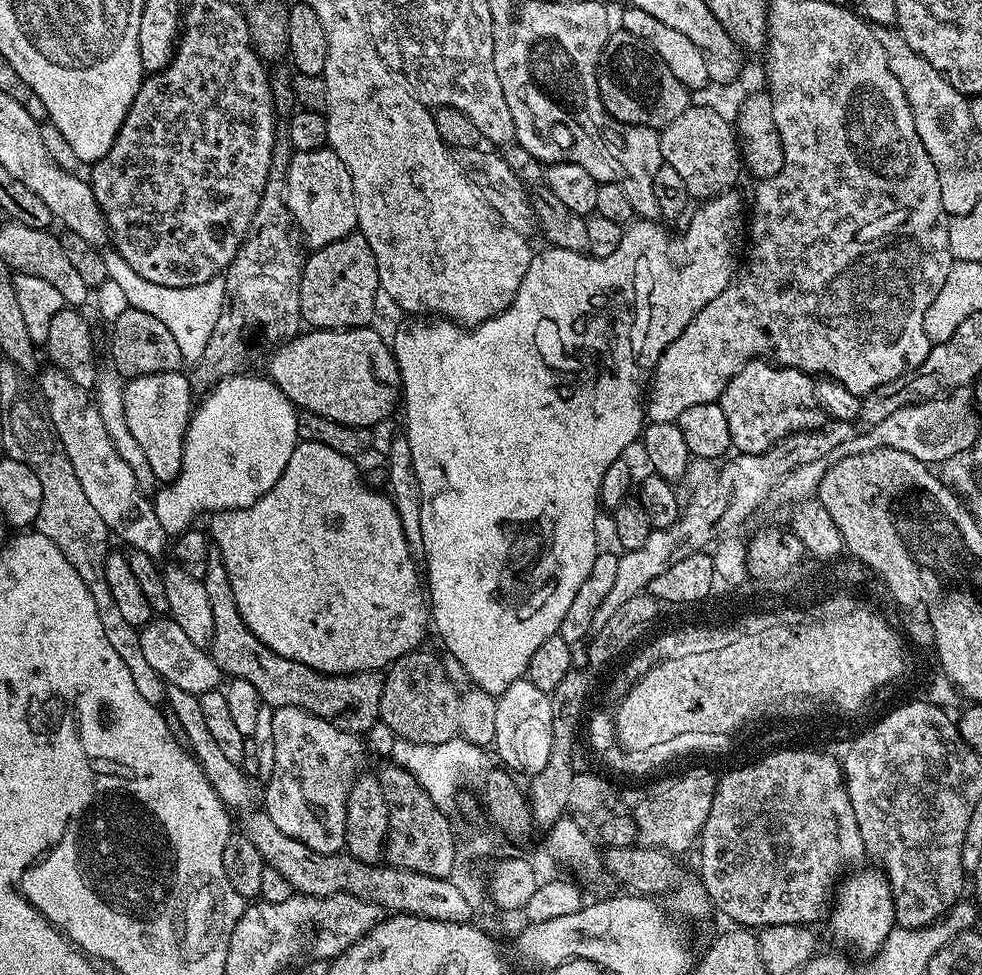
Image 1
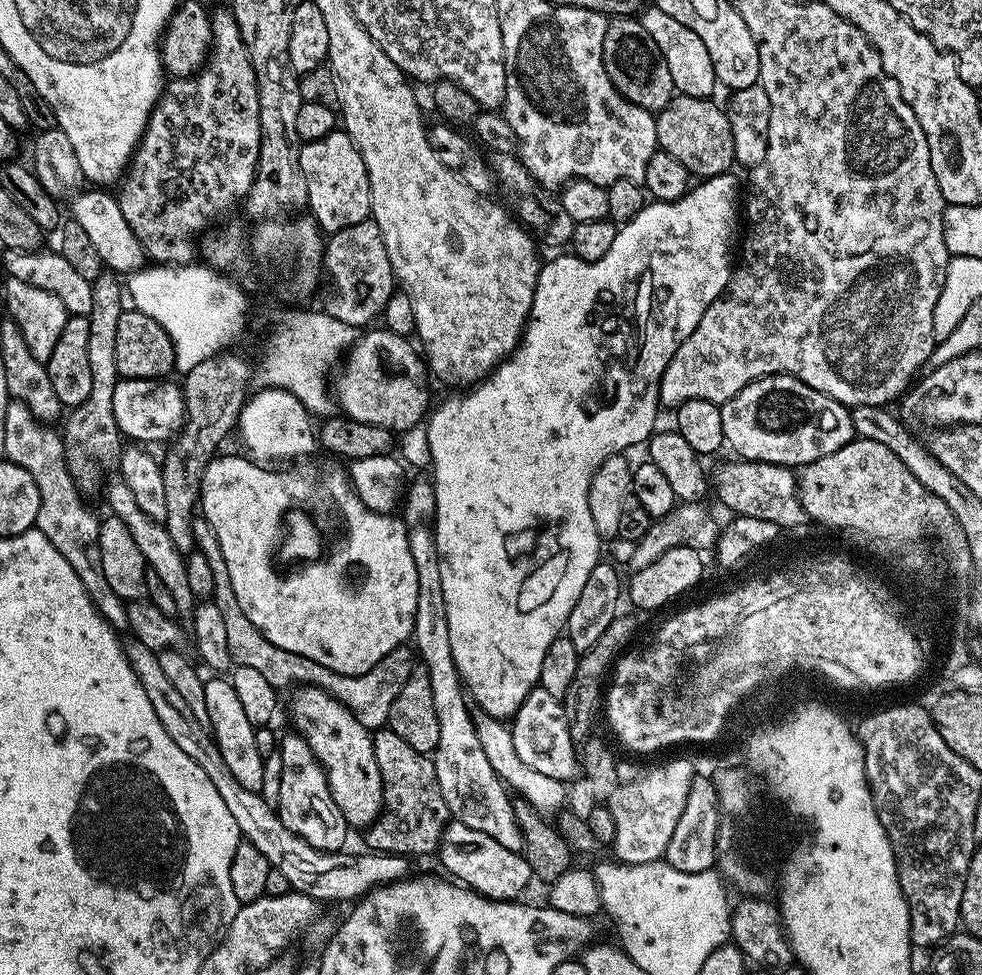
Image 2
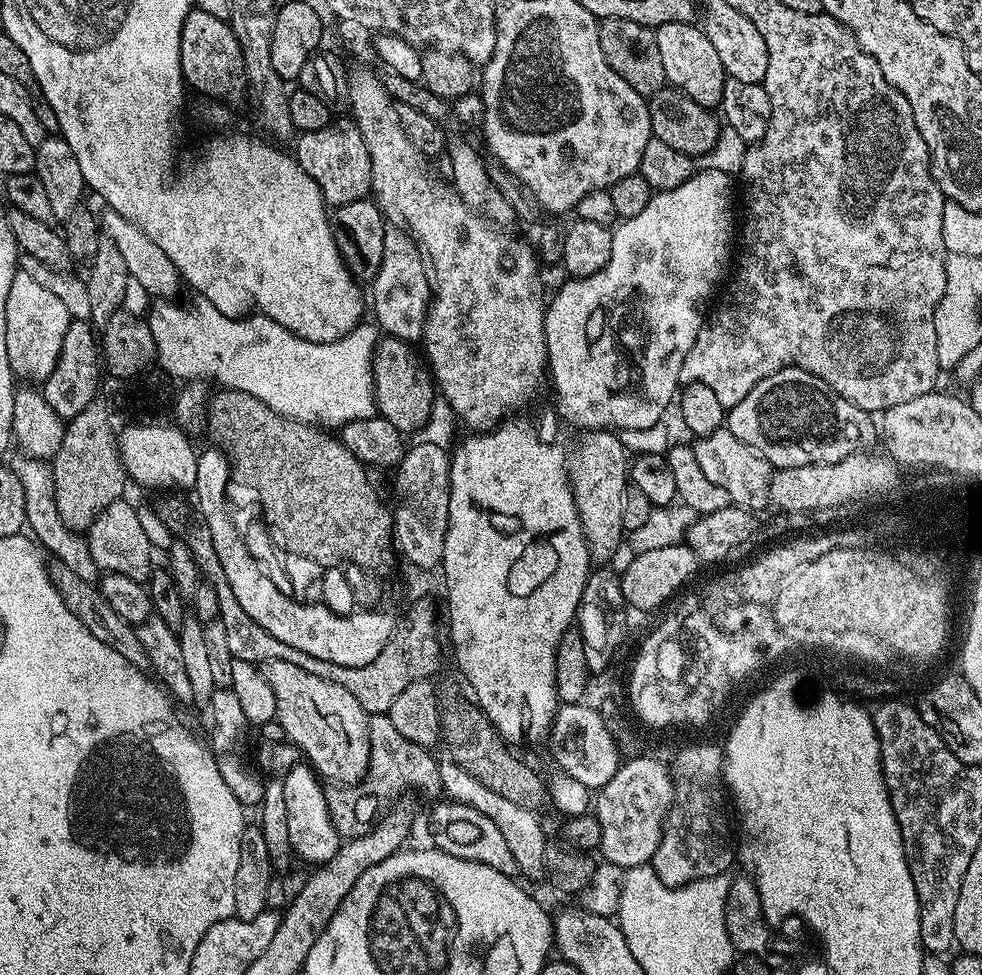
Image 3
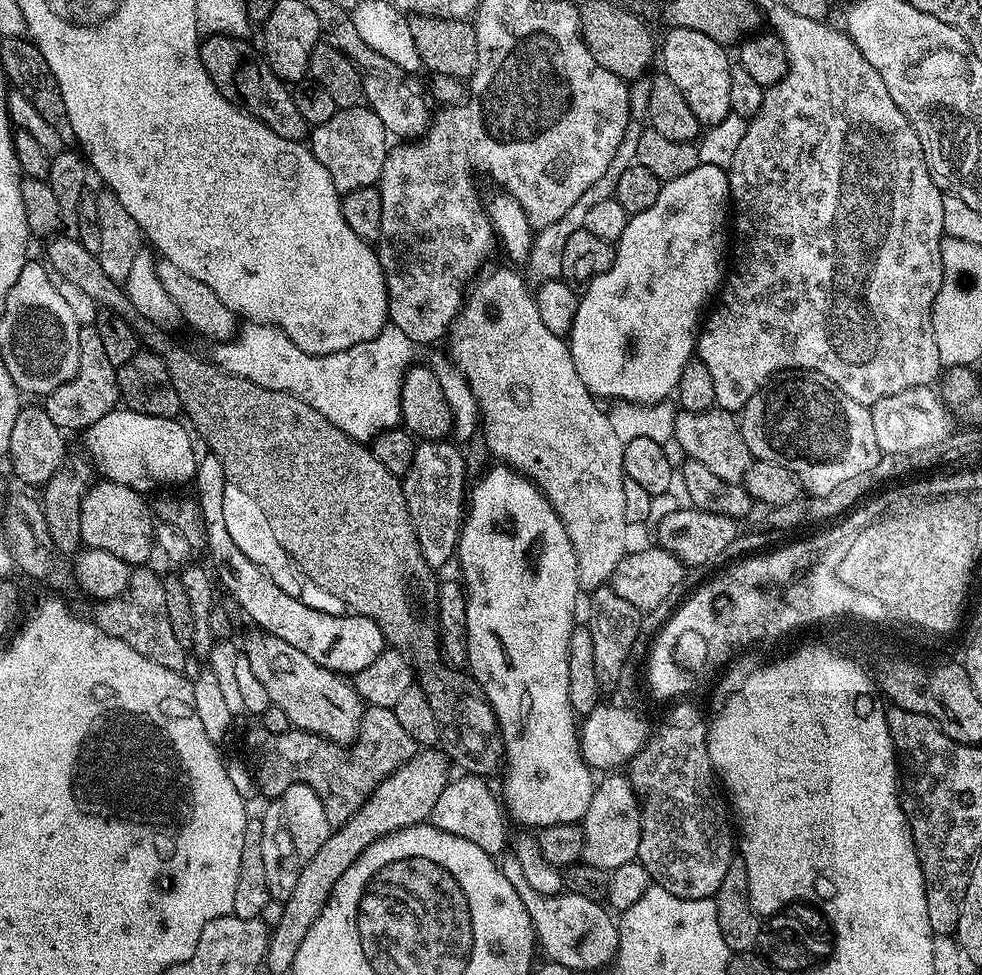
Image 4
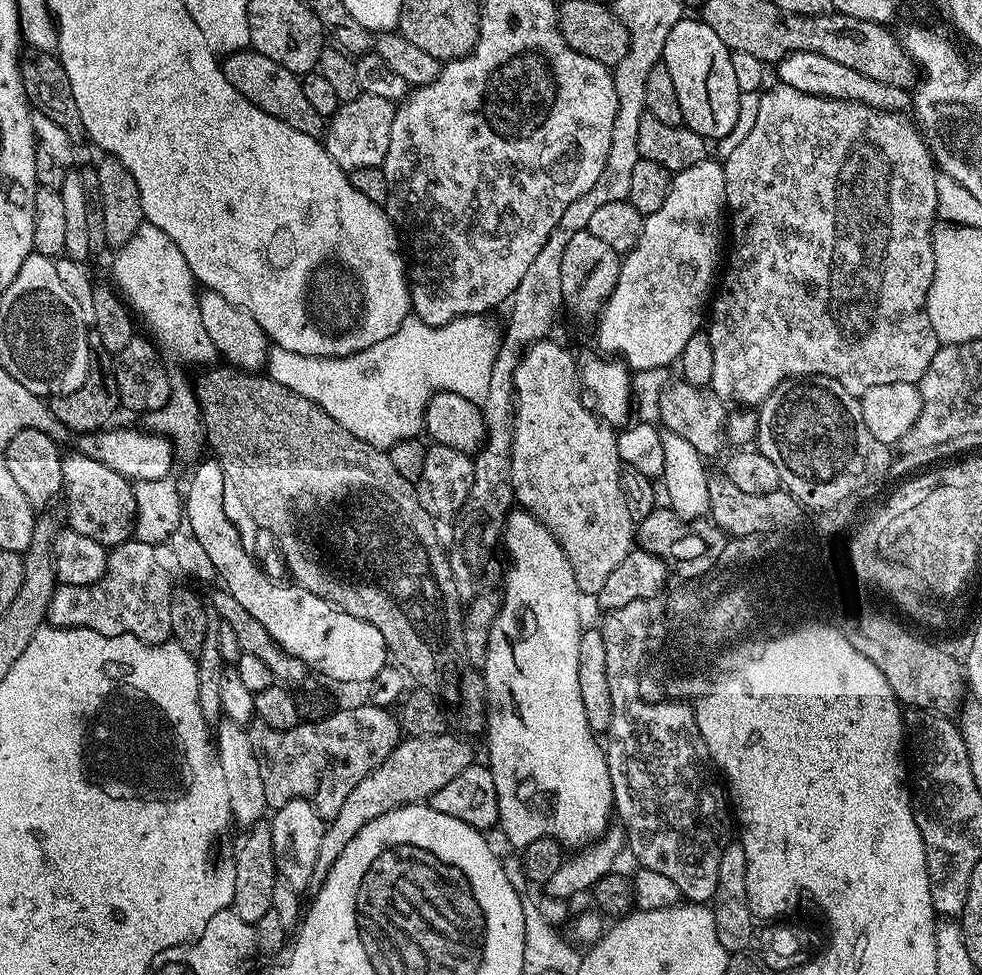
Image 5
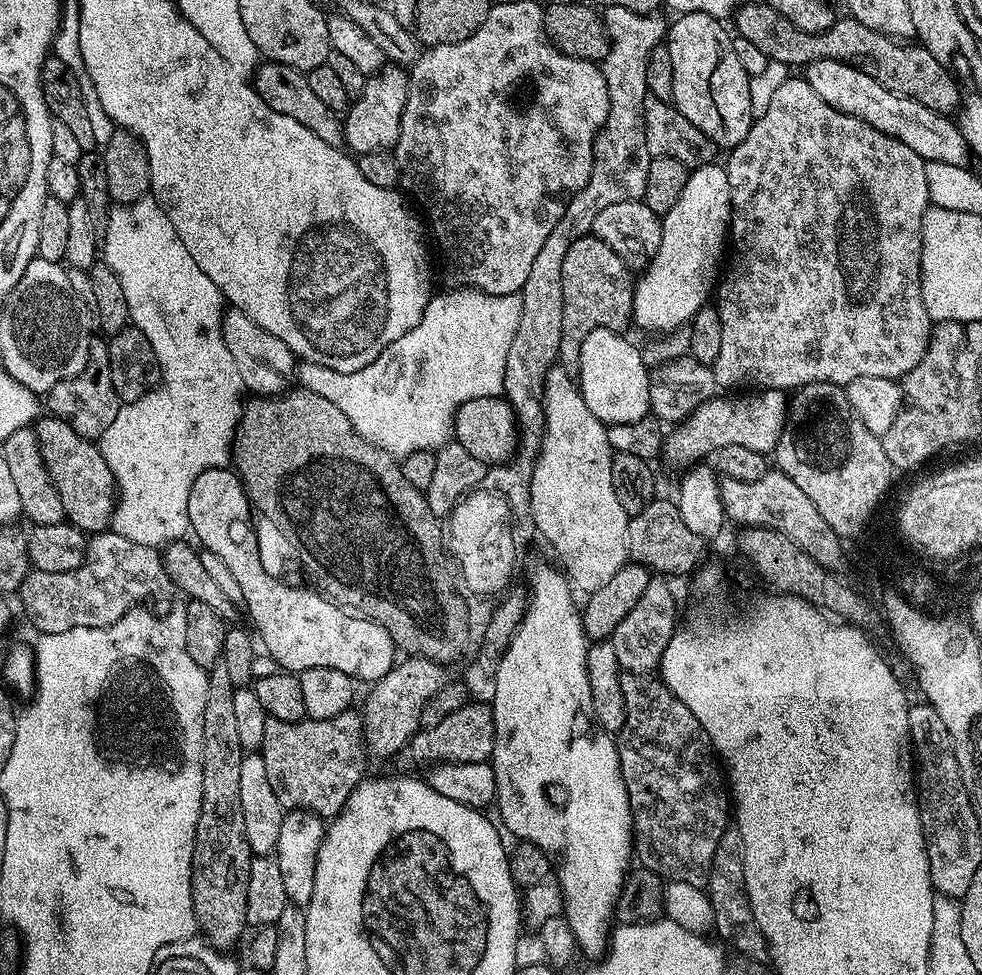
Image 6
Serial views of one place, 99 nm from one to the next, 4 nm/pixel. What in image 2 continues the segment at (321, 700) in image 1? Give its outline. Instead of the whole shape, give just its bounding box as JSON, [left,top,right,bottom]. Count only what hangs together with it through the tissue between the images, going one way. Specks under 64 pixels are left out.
[192,514,414,730]

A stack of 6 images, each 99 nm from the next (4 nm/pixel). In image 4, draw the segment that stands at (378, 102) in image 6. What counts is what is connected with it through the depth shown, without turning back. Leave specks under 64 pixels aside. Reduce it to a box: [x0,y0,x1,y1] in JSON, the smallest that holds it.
[310,106,390,194]

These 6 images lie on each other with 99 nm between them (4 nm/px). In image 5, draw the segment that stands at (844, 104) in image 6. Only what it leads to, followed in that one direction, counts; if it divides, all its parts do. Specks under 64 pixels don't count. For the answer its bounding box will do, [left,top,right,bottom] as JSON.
[775,52,910,113]

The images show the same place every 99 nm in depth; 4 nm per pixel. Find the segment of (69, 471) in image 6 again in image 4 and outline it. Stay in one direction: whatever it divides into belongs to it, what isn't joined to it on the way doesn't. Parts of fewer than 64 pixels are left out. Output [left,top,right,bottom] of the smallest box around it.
[82,479,154,566]

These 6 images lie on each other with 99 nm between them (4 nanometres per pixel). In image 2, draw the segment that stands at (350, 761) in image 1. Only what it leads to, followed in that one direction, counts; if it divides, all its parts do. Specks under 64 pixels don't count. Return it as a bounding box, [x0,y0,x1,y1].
[278,734,350,852]

